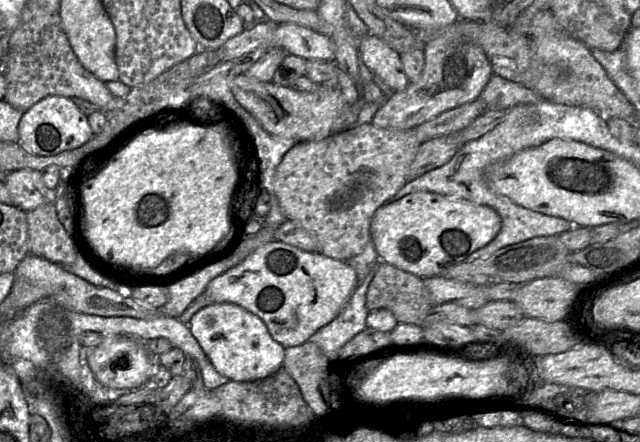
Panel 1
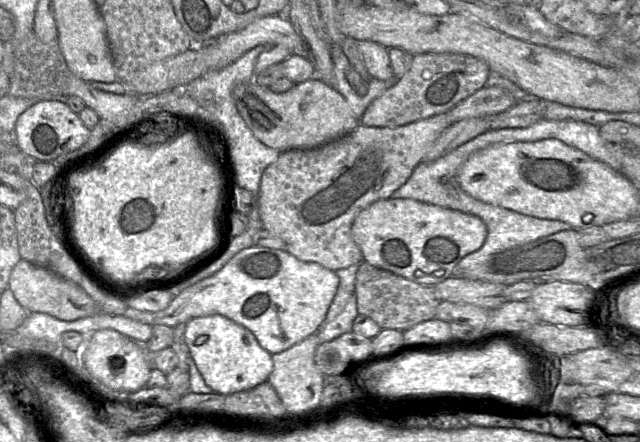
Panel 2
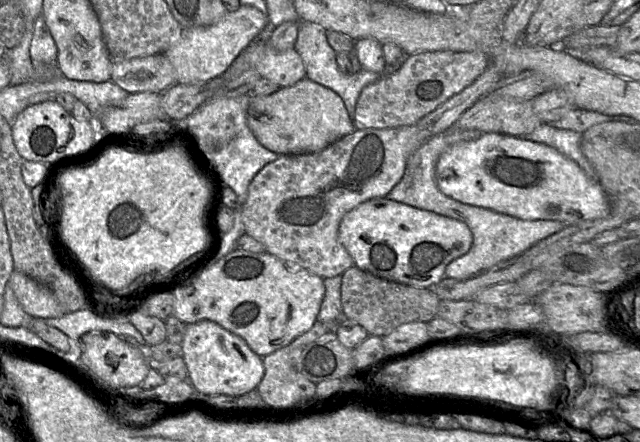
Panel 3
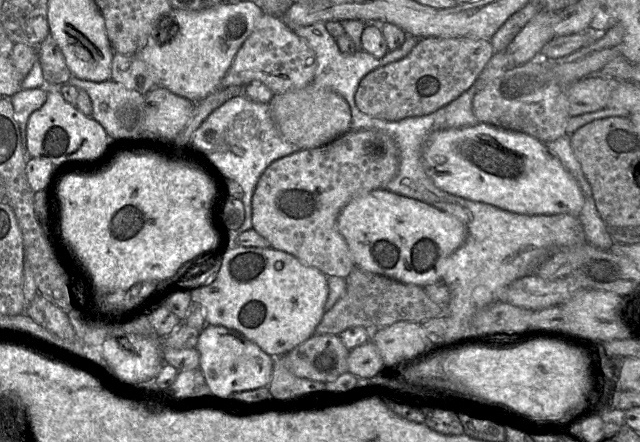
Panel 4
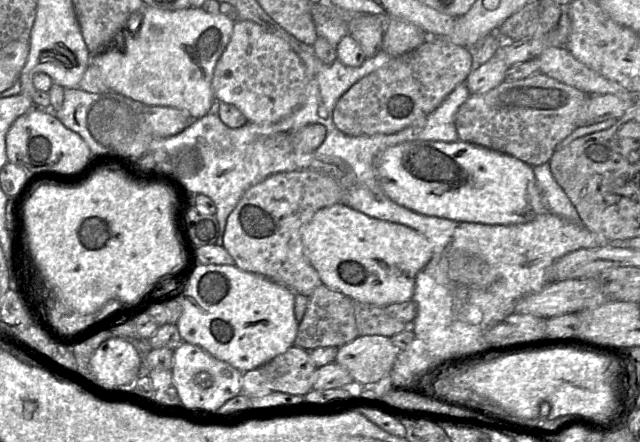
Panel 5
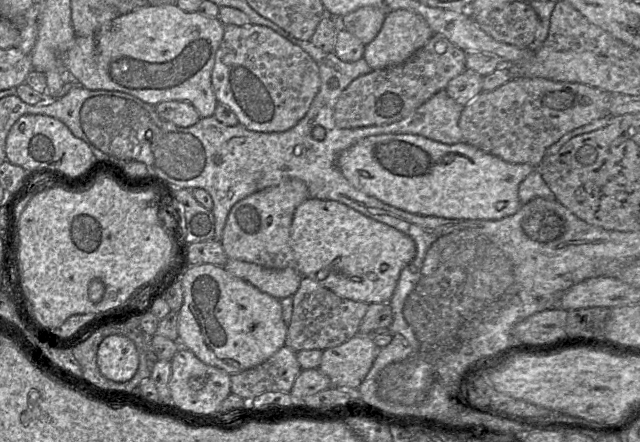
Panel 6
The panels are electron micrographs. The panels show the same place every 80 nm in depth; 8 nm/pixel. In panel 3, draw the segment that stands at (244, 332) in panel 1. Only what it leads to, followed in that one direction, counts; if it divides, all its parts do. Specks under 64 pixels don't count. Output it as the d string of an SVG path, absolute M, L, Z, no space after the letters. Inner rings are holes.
M209 320L186 324L182 357L188 368L188 380L200 394L240 396L257 389L264 376L263 357L243 337Z

